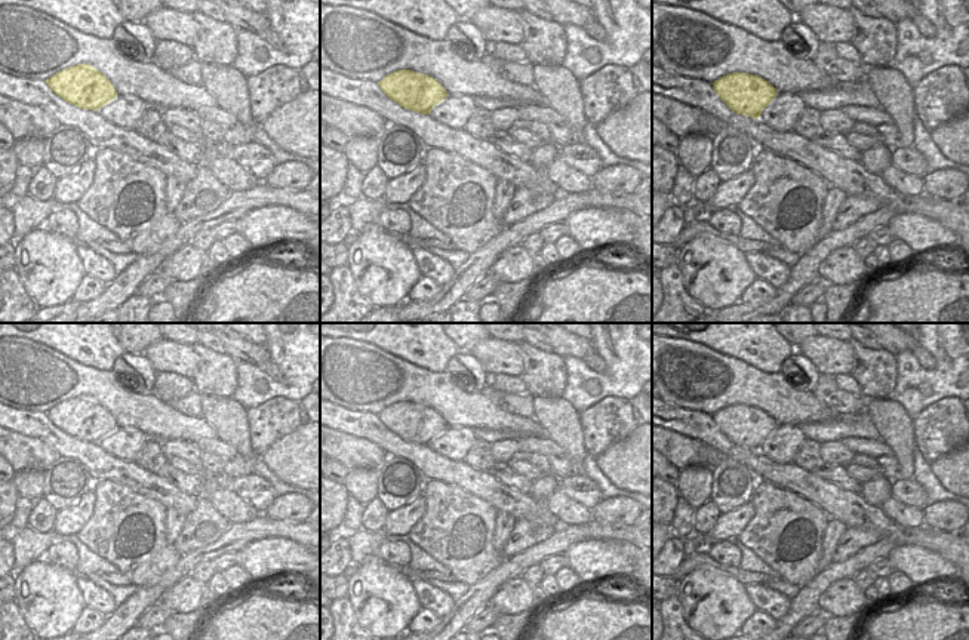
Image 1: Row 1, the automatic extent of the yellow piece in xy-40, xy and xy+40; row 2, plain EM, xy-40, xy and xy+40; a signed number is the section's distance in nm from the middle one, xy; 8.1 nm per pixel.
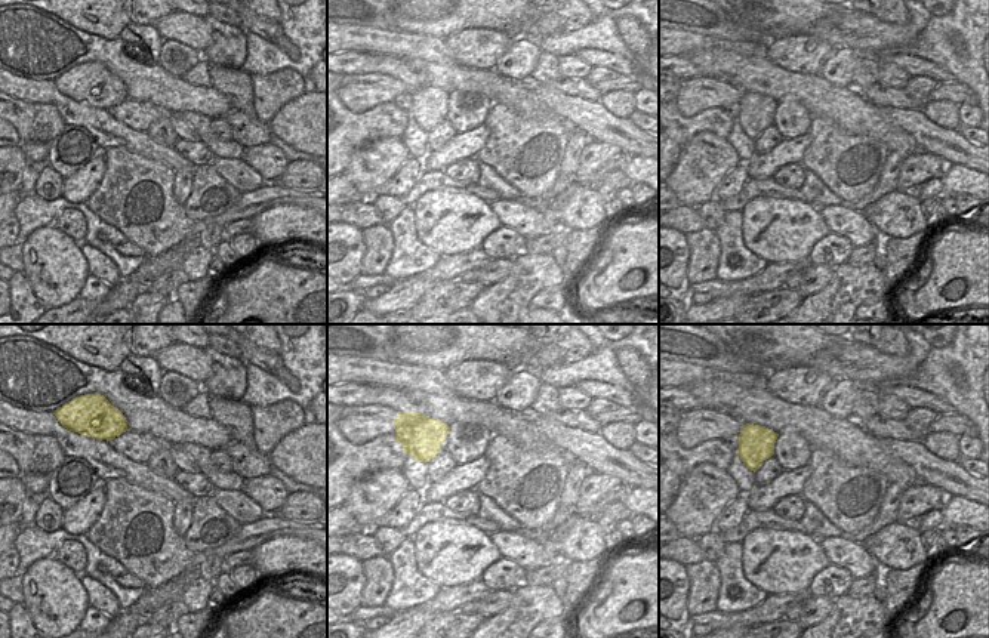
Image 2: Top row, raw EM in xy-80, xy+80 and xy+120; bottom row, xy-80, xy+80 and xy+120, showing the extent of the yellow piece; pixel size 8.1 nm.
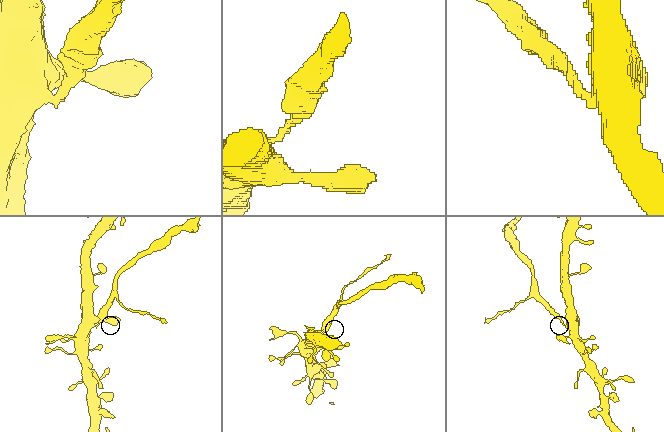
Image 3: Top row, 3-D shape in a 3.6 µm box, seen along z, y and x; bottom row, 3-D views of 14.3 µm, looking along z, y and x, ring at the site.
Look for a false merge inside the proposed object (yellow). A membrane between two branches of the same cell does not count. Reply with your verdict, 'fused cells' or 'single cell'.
fused cells

